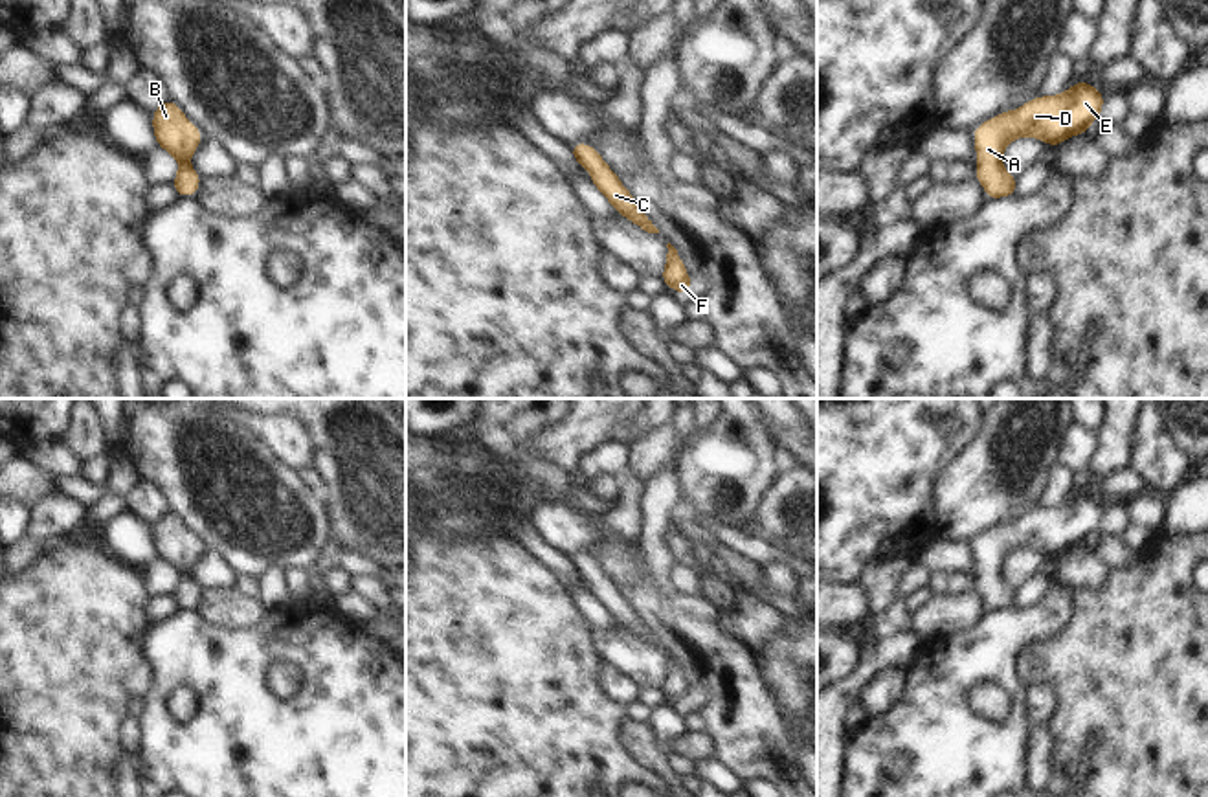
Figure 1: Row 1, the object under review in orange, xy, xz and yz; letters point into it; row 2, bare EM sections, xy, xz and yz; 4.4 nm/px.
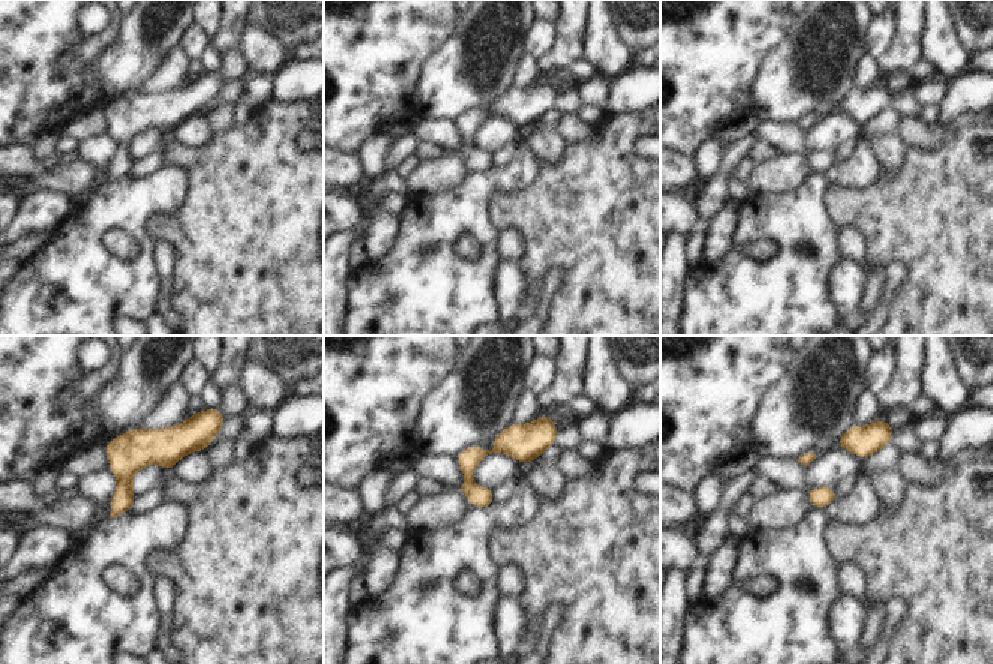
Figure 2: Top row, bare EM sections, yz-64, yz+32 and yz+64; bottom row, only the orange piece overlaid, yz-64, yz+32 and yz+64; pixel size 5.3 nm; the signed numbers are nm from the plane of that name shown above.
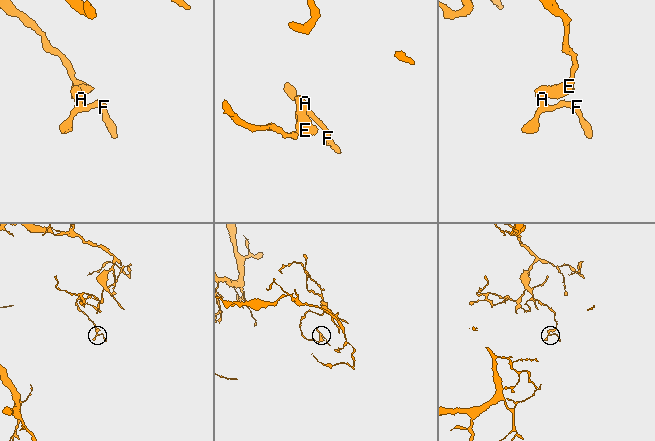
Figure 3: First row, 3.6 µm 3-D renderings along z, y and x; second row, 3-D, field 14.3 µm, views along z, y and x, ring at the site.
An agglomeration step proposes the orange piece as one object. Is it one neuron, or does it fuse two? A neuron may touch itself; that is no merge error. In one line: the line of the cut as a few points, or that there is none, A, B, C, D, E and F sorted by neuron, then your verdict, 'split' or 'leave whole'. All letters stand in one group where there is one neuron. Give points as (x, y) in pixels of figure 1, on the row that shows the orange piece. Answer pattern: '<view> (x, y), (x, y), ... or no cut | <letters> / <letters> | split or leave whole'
no cut | A B C D E F | leave whole

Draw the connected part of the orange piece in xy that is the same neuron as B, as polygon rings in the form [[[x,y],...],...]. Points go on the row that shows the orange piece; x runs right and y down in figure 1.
[[[165,99],[152,112],[152,129],[156,147],[165,149],[182,165],[176,171],[176,180],[171,182],[178,198],[196,196],[202,176],[189,165],[195,149],[206,140],[204,134],[185,118],[180,107]]]

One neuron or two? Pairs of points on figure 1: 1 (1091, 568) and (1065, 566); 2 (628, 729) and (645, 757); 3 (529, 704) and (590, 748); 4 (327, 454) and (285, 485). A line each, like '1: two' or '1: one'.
1: one
2: one
3: one
4: two

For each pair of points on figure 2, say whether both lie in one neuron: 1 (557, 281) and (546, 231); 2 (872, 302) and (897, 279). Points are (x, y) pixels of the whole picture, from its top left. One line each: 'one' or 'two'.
1: two
2: two

